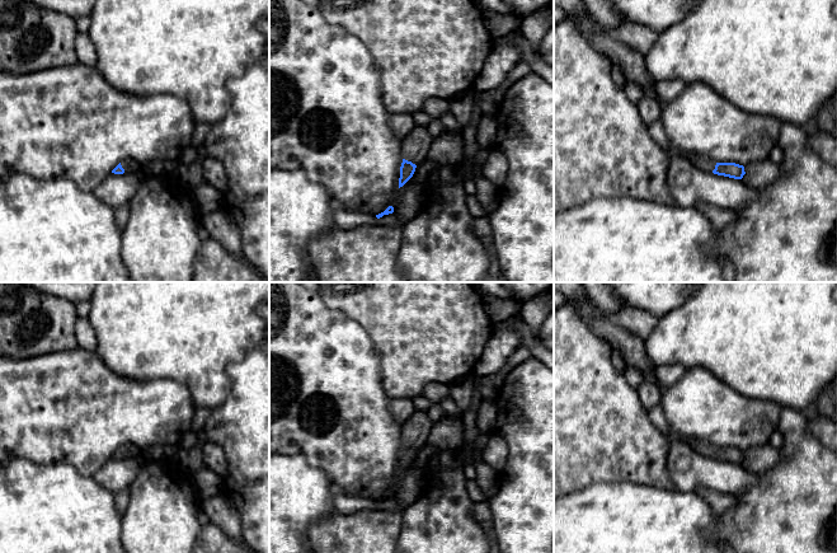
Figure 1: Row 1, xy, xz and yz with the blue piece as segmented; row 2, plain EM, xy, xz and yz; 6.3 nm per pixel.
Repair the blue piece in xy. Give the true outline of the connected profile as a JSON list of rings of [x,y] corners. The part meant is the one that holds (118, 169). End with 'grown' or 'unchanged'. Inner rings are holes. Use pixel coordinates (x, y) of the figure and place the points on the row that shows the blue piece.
[[[126,159],[122,163],[119,163],[113,170],[112,173],[114,174],[123,174],[124,172],[141,172],[141,167],[138,165],[138,163],[136,163],[132,159]]]; grown

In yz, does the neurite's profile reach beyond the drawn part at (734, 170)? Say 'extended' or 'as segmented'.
extended

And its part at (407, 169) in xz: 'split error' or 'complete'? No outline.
split error

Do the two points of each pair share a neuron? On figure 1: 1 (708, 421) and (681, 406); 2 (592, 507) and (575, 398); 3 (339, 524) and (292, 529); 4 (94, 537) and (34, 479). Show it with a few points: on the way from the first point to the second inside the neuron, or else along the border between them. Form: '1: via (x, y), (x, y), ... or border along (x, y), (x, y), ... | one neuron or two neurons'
1: via (701, 415), (694, 407), (687, 406) | one neuron
2: border along (617, 481), (596, 482), (567, 495) | two neurons
3: border along (333, 512), (316, 519), (309, 526), (308, 539) | two neurons
4: via (79, 524), (50, 495) | one neuron

